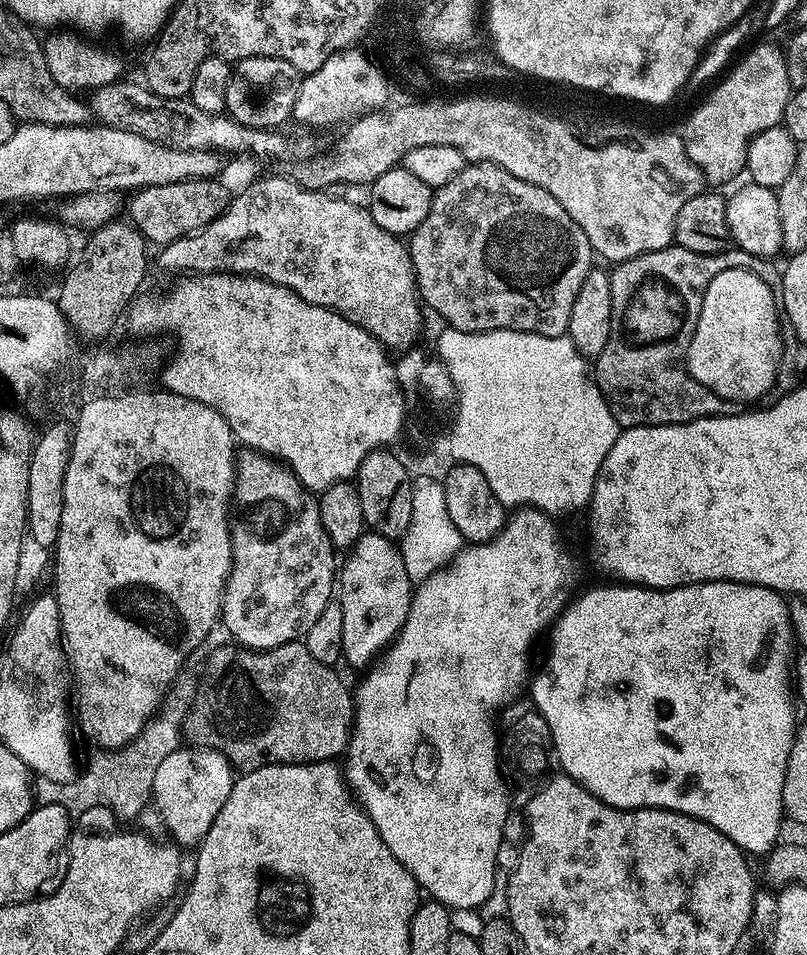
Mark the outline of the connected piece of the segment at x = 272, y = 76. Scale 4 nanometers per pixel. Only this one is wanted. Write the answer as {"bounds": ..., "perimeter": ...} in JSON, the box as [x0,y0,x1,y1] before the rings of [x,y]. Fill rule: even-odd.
{"bounds":[226,56,301,130],"perimeter":[[[255,56],[237,60],[232,64],[232,73],[226,86],[227,115],[242,126],[276,130],[279,124],[292,120],[294,102],[298,98],[301,73],[290,62],[278,58]]]}

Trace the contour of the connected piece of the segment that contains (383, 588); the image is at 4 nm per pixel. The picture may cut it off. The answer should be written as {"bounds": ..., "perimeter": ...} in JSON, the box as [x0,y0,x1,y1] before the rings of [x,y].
{"bounds":[338,531,414,669],"perimeter":[[[365,531],[352,545],[347,556],[348,561],[345,564],[343,561],[338,572],[343,659],[363,669],[373,663],[377,654],[387,649],[406,622],[414,595],[414,581],[406,574],[406,562],[399,547],[377,532]]]}

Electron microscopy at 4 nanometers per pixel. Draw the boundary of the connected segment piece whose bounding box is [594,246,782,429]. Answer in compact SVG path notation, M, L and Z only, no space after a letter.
M669 246L662 250L654 250L653 252L647 252L641 256L635 256L629 260L619 261L615 265L616 269L611 269L610 272L610 298L612 299L613 312L610 318L610 338L606 342L606 350L602 350L602 354L597 356L594 361L594 379L600 392L604 395L604 401L606 406L610 406L610 414L614 414L614 418L620 423L621 429L637 428L638 426L666 426L667 424L685 424L691 420L701 420L707 416L736 416L742 410L741 405L734 401L724 400L722 397L716 396L706 386L700 385L698 381L688 372L687 367L676 365L678 362L683 361L688 352L688 347L691 344L692 335L695 332L695 327L698 326L698 318L702 311L703 295L706 294L707 287L710 286L711 279L716 274L720 274L724 270L730 270L731 268L741 268L742 270L753 272L762 280L762 282L769 285L773 292L779 294L782 290L782 278L780 277L781 269L772 265L771 259L763 256L755 256L749 252L743 252L742 249L732 246L723 252L716 252L714 255L710 254L698 254L694 250L686 250L679 246Z

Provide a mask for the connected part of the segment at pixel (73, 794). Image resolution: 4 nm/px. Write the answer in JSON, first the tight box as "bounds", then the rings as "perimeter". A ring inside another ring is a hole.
{"bounds":[34,751,161,820],"perimeter":[[[93,751],[88,760],[88,769],[81,771],[76,779],[68,784],[53,784],[43,778],[37,779],[34,784],[34,796],[40,804],[62,804],[73,813],[79,814],[84,809],[101,804],[112,811],[113,817],[128,820],[136,816],[144,808],[144,803],[149,803],[154,786],[154,774],[158,774],[158,765],[161,760],[102,760],[98,751]]]}

